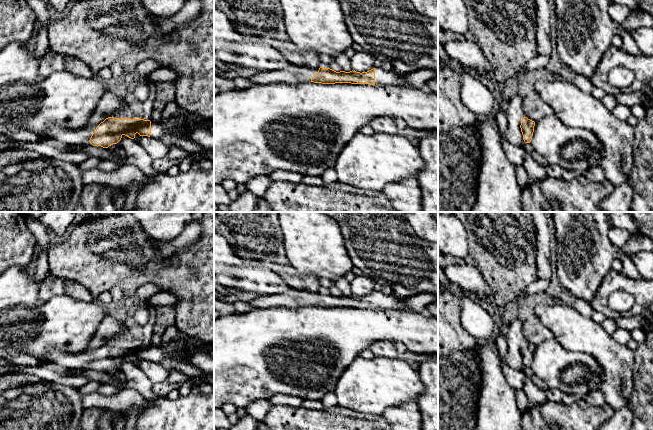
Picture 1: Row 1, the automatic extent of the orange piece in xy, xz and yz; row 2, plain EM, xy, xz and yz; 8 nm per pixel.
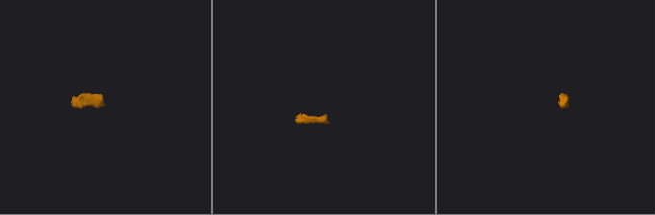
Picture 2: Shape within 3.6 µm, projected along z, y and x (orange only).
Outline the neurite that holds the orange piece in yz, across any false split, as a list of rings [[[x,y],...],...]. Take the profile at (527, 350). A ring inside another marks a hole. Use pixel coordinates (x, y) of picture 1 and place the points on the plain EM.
[[[524,341],[521,344],[521,356],[523,359],[523,364],[525,367],[530,367],[532,364],[533,356],[534,356],[534,350],[535,346],[528,343],[527,341]]]

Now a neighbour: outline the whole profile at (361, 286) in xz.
[[[356,276],[350,283],[352,294],[356,296],[367,296],[375,291],[374,280],[363,276]]]

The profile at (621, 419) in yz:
[[[630,406],[615,410],[612,417],[604,422],[599,430],[631,430],[633,412]]]

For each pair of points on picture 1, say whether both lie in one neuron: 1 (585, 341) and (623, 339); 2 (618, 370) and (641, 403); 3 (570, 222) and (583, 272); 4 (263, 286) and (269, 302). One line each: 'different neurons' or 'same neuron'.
1: different neurons
2: different neurons
3: same neuron
4: different neurons

